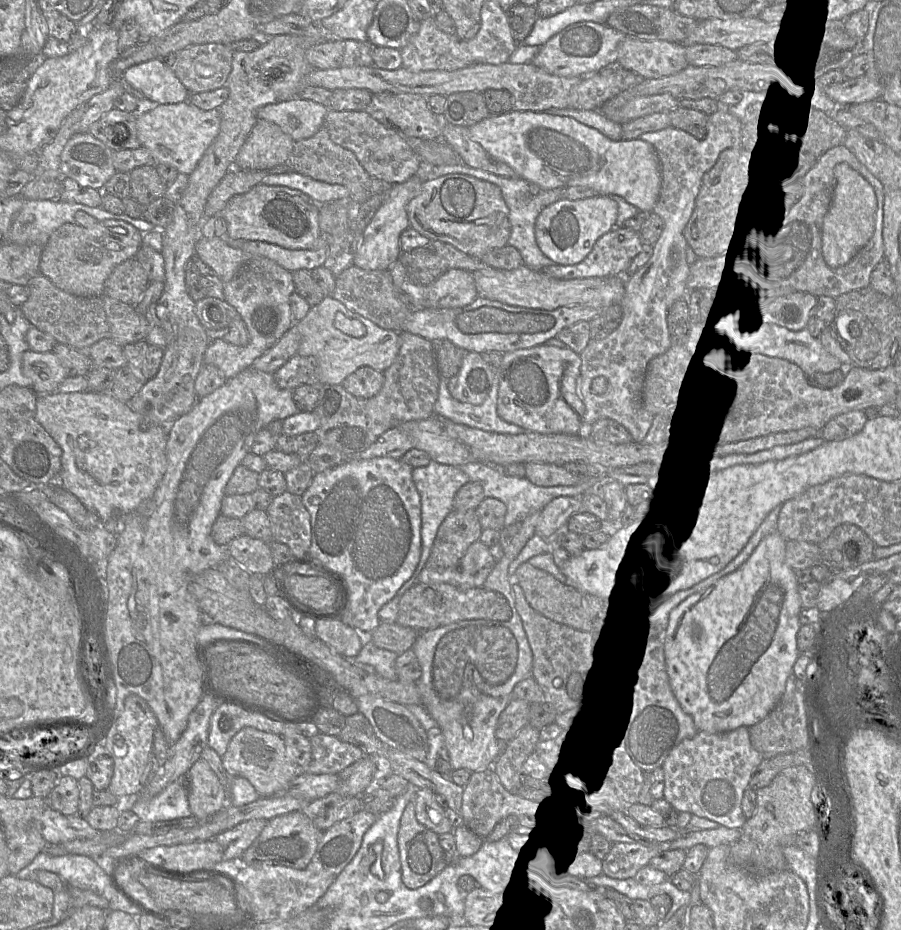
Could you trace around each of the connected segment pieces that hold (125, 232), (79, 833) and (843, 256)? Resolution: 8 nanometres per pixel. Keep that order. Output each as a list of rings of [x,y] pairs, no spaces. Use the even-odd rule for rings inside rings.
[[[104,220],[91,227],[66,223],[56,229],[42,249],[39,272],[59,289],[75,296],[103,296],[104,286],[112,270],[120,263],[135,258],[142,246],[142,233],[131,224],[120,220]]]
[[[46,806],[42,815],[42,835],[48,845],[56,845],[77,838],[91,839],[100,833],[78,813],[64,815]]]
[[[848,164],[833,168],[831,204],[822,224],[821,251],[826,265],[835,269],[847,264],[862,249],[874,232],[876,197],[870,184]]]

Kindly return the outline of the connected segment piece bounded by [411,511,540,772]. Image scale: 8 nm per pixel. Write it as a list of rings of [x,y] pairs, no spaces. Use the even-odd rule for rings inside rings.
[[[536,511],[521,522],[518,533],[504,550],[503,557],[496,563],[493,571],[482,586],[505,597],[512,610],[510,620],[462,620],[419,633],[417,640],[411,647],[422,669],[421,677],[417,681],[421,695],[421,705],[438,723],[442,731],[444,745],[447,748],[449,762],[453,770],[467,769],[475,772],[493,767],[494,762],[504,748],[495,736],[498,717],[512,699],[515,685],[532,676],[533,653],[523,628],[521,617],[515,607],[512,592],[512,583],[515,581],[509,576],[508,568],[530,538],[536,535],[535,529],[539,517],[540,511]]]

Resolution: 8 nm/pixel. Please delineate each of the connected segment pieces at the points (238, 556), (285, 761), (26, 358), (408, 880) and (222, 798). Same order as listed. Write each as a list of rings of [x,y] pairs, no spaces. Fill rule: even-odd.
[[[243,534],[227,547],[229,555],[251,575],[267,575],[275,565],[269,542]]]
[[[253,727],[242,728],[233,736],[222,757],[222,764],[230,776],[240,776],[249,780],[260,797],[279,794],[300,773],[282,736]]]
[[[30,349],[22,355],[22,372],[33,382],[32,389],[37,395],[56,391],[69,376],[68,370],[52,351],[41,353]]]
[[[411,800],[400,819],[397,842],[401,862],[401,878],[410,890],[417,889],[436,877],[449,864],[449,855],[439,844],[439,834],[422,825],[416,818],[415,803]]]
[[[202,758],[187,772],[186,788],[192,815],[199,820],[210,818],[227,805],[226,789]]]

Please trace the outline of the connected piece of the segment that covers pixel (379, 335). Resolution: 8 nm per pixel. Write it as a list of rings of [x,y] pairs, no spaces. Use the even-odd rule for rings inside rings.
[[[326,296],[320,304],[311,307],[308,314],[296,322],[296,327],[301,334],[297,354],[314,358],[319,372],[320,384],[341,385],[346,377],[361,367],[384,372],[393,364],[399,351],[399,332],[380,328],[360,314],[349,310],[342,302],[335,300],[332,296]],[[337,312],[365,325],[365,336],[354,338],[338,330],[334,325]]]

